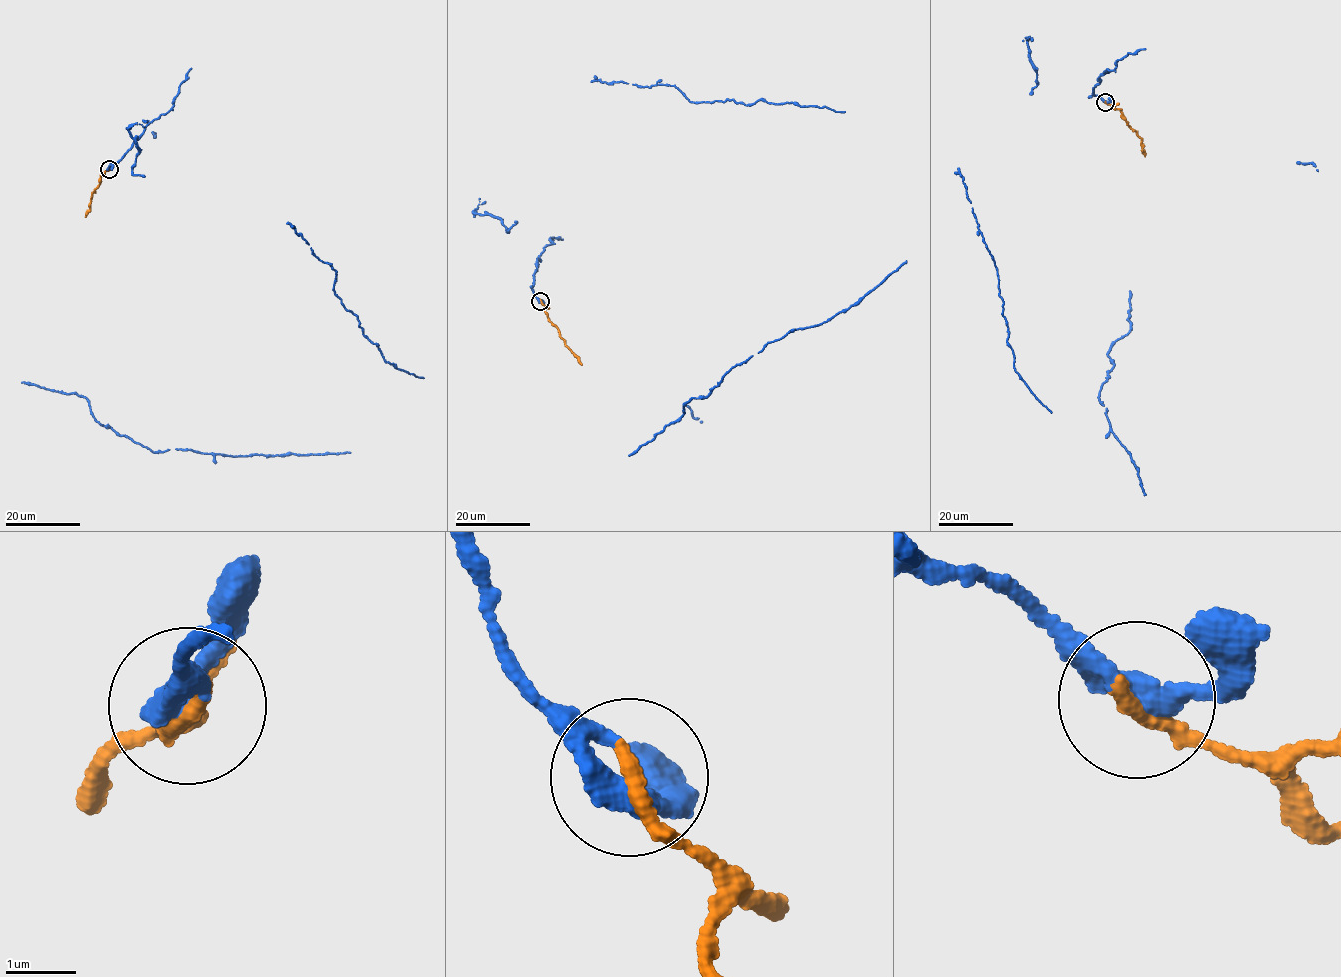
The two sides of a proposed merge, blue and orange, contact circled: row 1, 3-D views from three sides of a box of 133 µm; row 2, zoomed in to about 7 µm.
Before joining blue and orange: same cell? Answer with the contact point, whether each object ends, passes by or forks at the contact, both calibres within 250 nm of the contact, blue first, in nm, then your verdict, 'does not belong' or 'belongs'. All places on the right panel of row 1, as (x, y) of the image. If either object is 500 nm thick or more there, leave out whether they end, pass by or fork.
(1105, 102) | blue forks | orange ends | 280/260 nm | belongs

